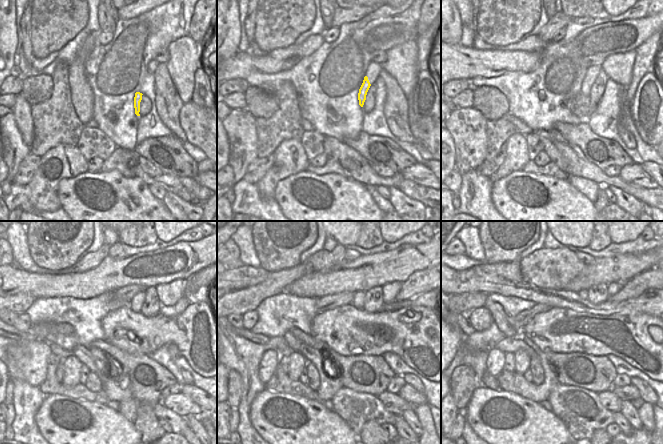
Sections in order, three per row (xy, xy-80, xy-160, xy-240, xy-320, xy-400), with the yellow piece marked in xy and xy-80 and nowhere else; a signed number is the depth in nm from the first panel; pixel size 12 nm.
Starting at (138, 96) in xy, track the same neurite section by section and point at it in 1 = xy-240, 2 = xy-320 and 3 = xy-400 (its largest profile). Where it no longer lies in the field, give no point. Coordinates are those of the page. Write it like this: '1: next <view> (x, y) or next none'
1: next xy-240 (135, 304)
2: next xy-320 (358, 301)
3: next xy-400 (583, 294)

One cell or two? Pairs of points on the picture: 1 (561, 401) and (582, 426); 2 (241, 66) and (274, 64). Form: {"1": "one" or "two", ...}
{"1": "one", "2": "one"}

